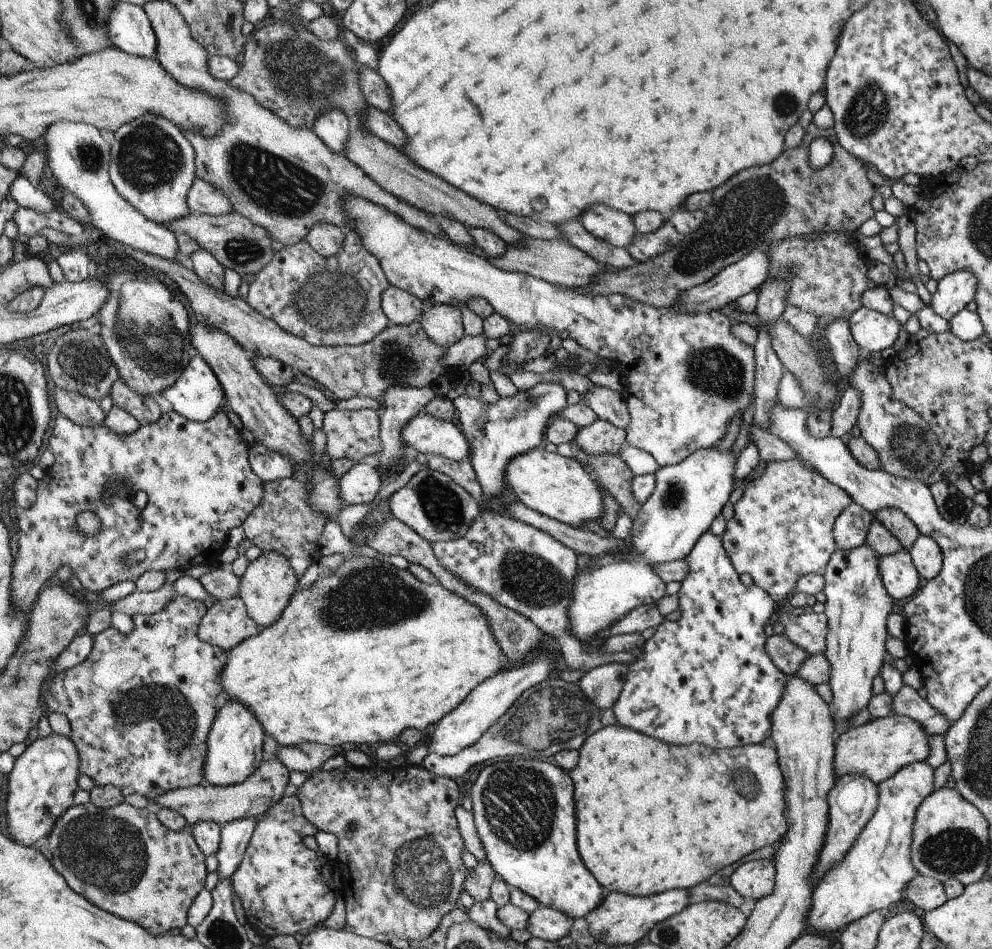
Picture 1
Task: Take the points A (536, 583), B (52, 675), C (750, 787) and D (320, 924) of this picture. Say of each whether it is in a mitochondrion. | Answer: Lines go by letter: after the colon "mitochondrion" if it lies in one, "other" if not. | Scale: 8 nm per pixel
A: mitochondrion
B: other
C: mitochondrion
D: other

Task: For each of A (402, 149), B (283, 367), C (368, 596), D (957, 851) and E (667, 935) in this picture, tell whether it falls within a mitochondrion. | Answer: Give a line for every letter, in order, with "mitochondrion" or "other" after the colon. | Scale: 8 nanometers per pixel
A: other
B: other
C: mitochondrion
D: mitochondrion
E: mitochondrion

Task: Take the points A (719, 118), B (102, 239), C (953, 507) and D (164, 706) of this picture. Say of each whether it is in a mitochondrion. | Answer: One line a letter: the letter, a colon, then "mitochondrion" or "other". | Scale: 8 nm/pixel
A: other
B: other
C: mitochondrion
D: mitochondrion

